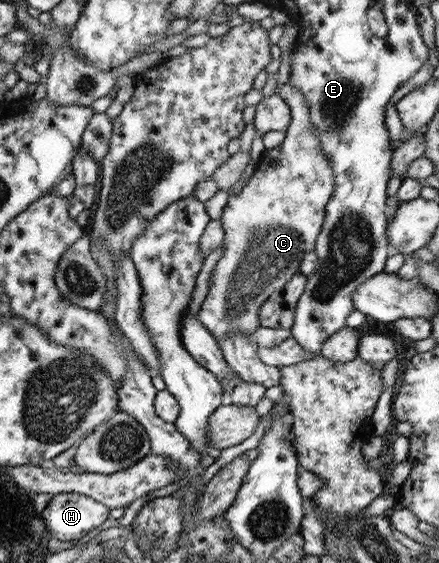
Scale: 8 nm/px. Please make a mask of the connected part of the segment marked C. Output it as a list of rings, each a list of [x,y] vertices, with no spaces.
[[[289,78],[275,92],[287,104],[291,121],[284,132],[283,141],[277,147],[262,151],[253,174],[247,178],[243,188],[233,195],[228,195],[219,218],[223,225],[221,244],[225,250],[211,270],[206,296],[196,314],[197,320],[215,337],[217,344],[229,333],[247,331],[253,334],[259,327],[258,310],[261,303],[298,272],[303,254],[313,251],[317,233],[321,230],[325,218],[324,208],[334,187],[333,172],[329,168],[329,160],[319,148],[317,136],[313,134],[303,94],[299,94],[297,88],[291,86]]]

